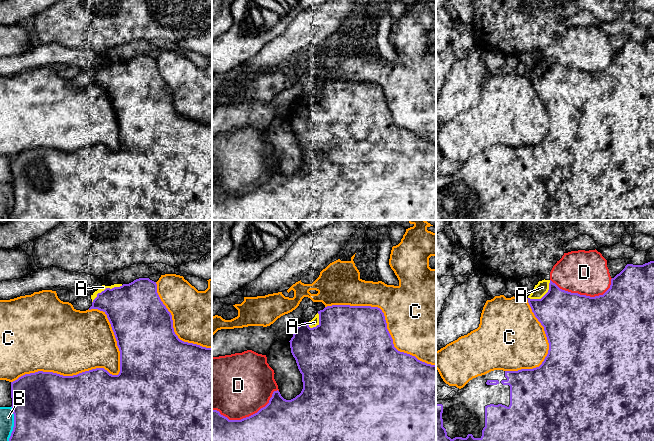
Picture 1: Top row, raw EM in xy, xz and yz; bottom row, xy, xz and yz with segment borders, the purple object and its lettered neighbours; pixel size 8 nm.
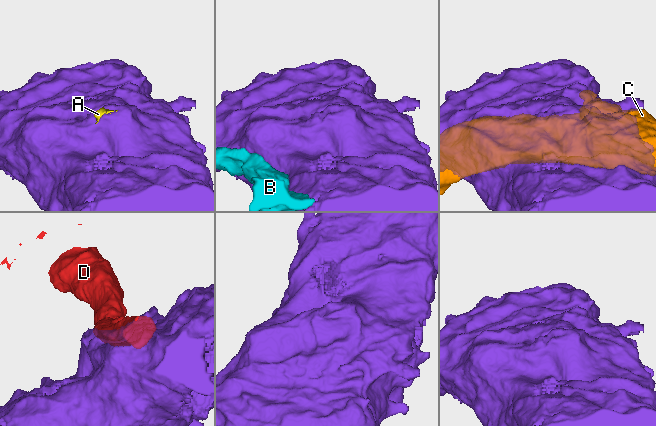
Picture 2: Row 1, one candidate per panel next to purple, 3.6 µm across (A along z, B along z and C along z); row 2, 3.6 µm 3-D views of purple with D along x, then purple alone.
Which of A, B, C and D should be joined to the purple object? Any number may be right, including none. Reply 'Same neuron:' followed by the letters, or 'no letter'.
Same neuron: A

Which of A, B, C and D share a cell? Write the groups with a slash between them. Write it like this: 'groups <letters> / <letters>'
groups A / B / C / D

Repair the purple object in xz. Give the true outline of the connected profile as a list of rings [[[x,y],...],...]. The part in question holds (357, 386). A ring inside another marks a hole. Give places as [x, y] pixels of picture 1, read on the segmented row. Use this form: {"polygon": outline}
{"polygon": [[[332,305],[318,311],[315,317],[295,329],[290,348],[302,374],[303,389],[291,400],[274,391],[269,403],[257,413],[241,420],[229,420],[212,410],[212,441],[436,441],[436,365],[427,364],[415,356],[398,351],[387,329],[384,313],[378,307]]]}

